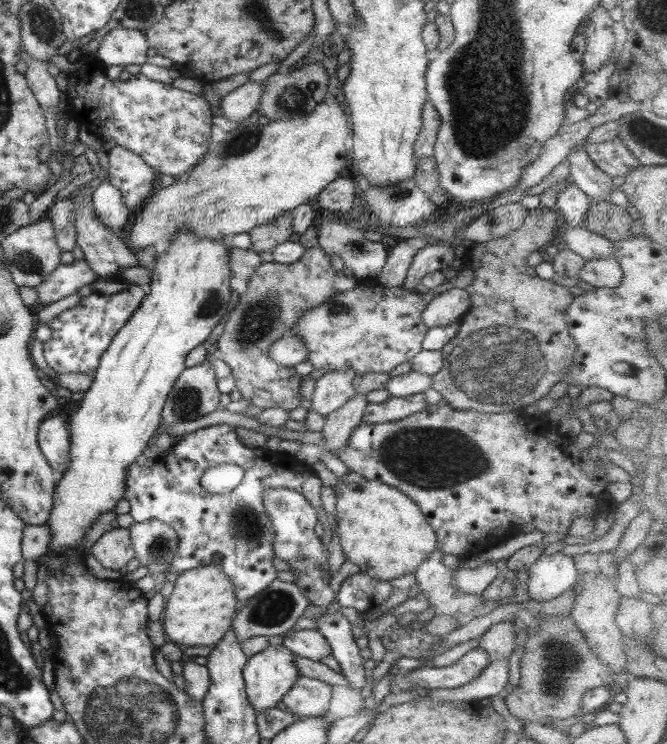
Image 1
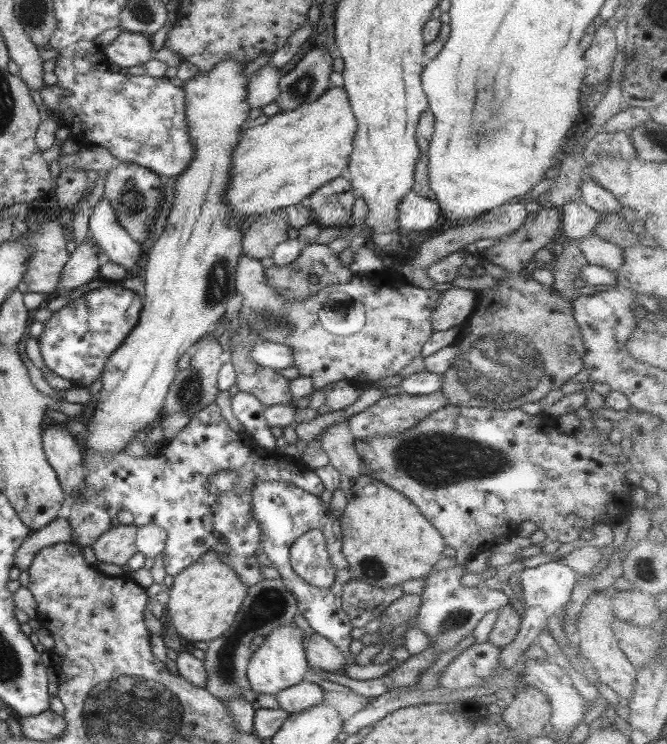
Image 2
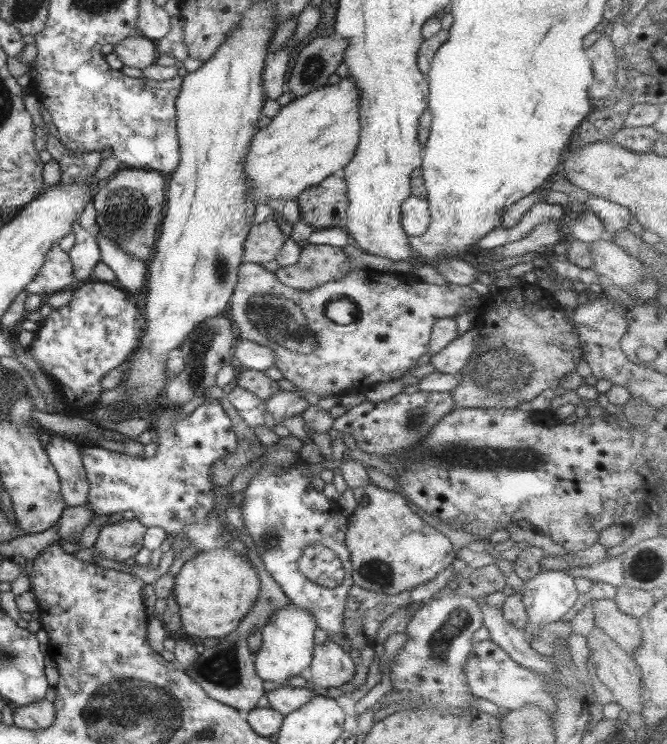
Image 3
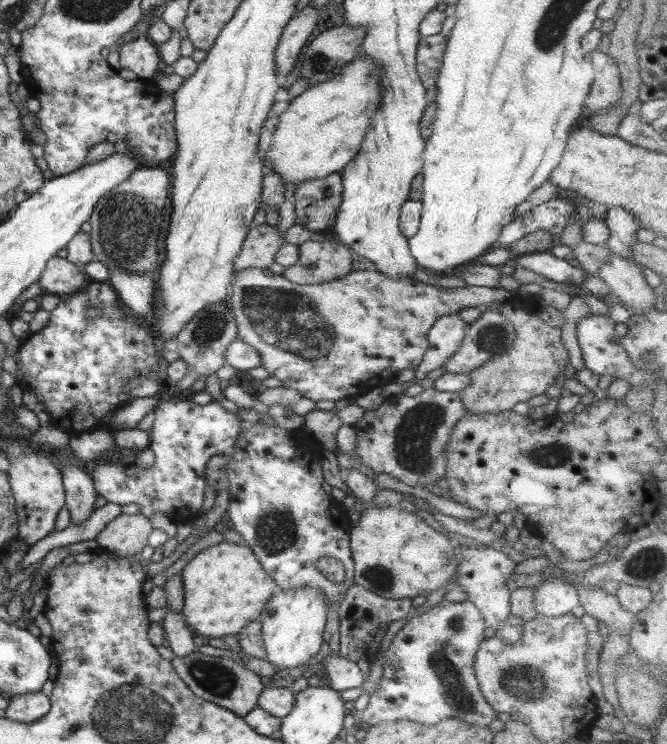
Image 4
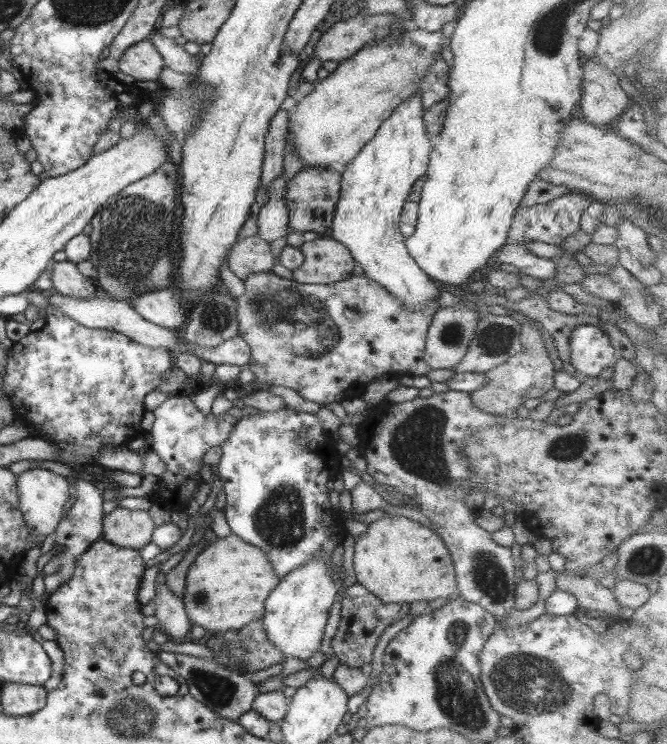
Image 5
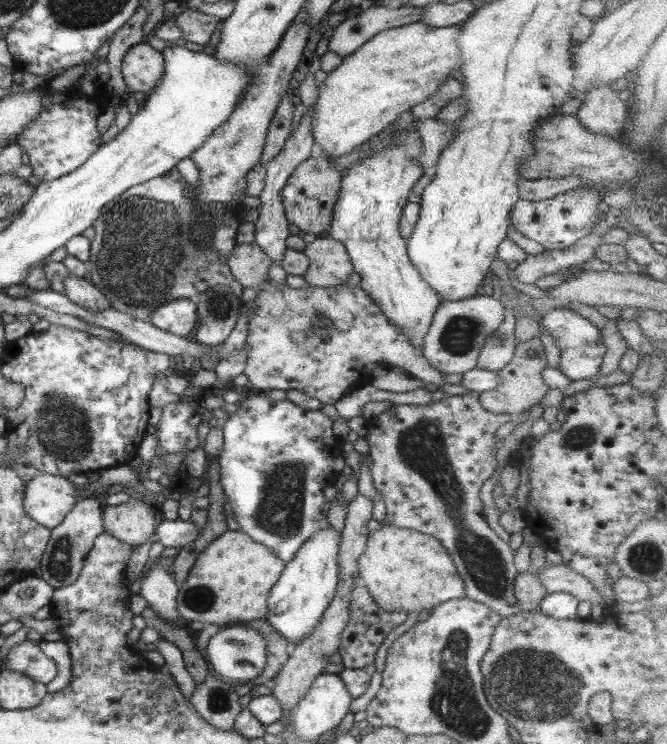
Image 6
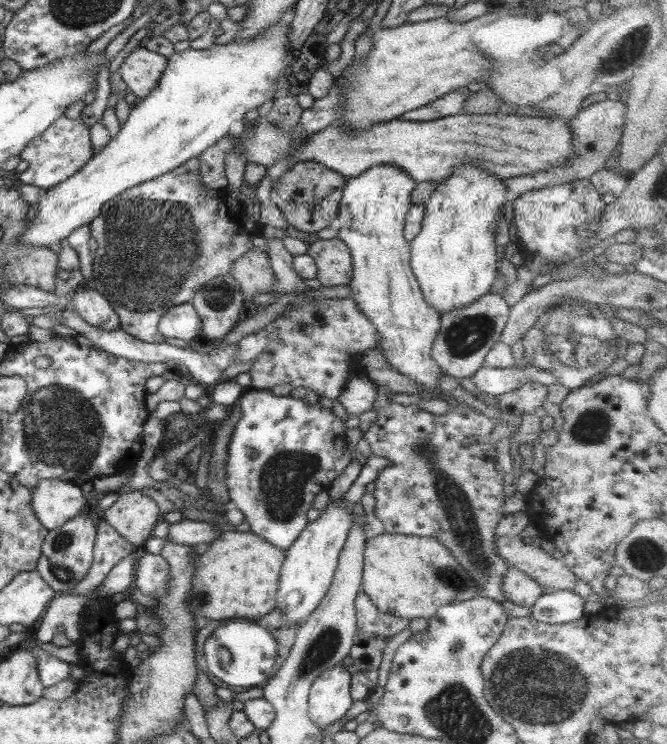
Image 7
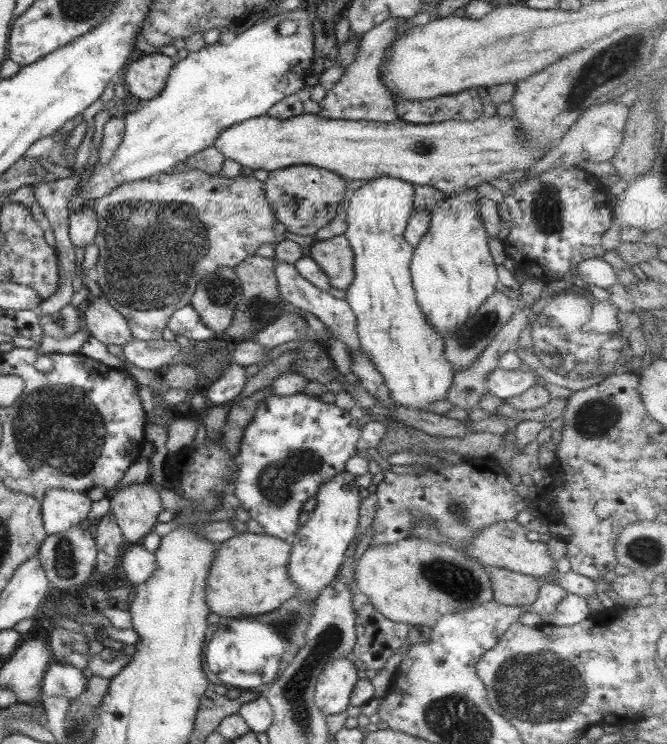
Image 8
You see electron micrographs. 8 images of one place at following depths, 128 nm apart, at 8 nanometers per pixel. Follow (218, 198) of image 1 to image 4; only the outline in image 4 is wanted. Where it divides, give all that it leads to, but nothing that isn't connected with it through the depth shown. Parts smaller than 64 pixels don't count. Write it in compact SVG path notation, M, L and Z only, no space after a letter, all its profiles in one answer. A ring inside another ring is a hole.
M355 58L346 63L341 74L308 86L278 116L262 164L268 163L270 170L281 178L284 188L285 184L296 188L299 182L341 172L358 154L371 117L381 105L381 91L377 64L367 58Z

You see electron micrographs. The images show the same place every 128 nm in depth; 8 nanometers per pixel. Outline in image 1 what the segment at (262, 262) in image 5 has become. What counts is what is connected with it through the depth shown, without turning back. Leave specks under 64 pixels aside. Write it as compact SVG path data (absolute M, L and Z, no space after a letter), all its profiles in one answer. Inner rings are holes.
M289 211L281 212L269 223L264 222L249 230L251 247L248 250L257 254L259 252L272 252L277 244L287 241L291 233L291 213Z

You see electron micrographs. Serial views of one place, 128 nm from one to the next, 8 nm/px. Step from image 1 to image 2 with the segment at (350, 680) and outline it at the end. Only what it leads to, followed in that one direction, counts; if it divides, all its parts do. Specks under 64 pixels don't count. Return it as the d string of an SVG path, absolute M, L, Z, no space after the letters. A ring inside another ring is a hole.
M273 480L259 481L253 485L251 490L251 514L259 525L259 531L261 531L260 546L262 551L271 561L271 566L275 567L279 573L279 579L281 579L285 588L295 597L297 614L305 618L307 625L315 631L314 634L331 642L341 652L341 655L345 656L348 661L347 664L355 664L355 662L349 662L349 645L352 641L349 633L353 626L351 626L349 618L342 610L340 599L343 584L347 583L351 576L348 570L348 562L341 552L342 538L339 518L335 518L329 513L327 506L321 502L319 497L313 496L313 494L309 494L289 482L283 482L283 480L277 480L277 482ZM311 529L317 529L323 533L325 550L329 554L331 565L335 568L335 579L327 588L317 588L302 582L301 578L292 571L289 562L291 543L295 538Z

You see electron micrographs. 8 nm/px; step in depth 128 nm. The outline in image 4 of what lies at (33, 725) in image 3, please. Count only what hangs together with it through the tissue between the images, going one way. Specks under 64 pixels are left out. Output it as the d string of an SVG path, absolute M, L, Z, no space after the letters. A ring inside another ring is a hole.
M27 692L17 694L7 700L7 707L4 710L4 717L17 722L33 722L47 714L49 710L49 698L39 692Z

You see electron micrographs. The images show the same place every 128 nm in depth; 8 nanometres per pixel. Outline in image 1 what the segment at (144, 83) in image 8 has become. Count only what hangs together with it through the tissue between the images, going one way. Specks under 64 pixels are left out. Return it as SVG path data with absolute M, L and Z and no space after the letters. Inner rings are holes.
M113 28L100 39L95 58L105 67L147 62L149 46L144 33L135 29Z

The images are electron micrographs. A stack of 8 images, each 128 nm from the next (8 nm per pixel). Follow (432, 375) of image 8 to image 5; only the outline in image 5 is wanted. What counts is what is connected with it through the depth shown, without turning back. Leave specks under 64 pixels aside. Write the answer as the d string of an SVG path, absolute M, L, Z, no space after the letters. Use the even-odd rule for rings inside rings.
M419 92L399 103L393 112L381 122L376 134L362 146L360 152L347 165L341 174L339 199L335 204L332 216L331 239L340 242L349 251L354 262L359 263L364 275L381 287L385 287L407 311L417 311L427 305L427 300L437 303L439 287L419 269L419 266L409 257L405 248L405 237L398 227L403 204L414 182L425 175L428 155L432 150L427 139L423 118L423 107Z

